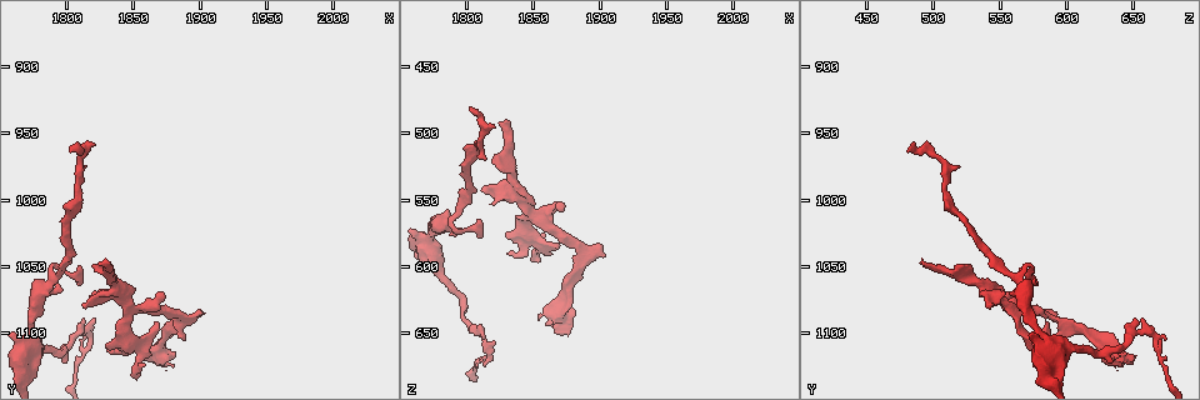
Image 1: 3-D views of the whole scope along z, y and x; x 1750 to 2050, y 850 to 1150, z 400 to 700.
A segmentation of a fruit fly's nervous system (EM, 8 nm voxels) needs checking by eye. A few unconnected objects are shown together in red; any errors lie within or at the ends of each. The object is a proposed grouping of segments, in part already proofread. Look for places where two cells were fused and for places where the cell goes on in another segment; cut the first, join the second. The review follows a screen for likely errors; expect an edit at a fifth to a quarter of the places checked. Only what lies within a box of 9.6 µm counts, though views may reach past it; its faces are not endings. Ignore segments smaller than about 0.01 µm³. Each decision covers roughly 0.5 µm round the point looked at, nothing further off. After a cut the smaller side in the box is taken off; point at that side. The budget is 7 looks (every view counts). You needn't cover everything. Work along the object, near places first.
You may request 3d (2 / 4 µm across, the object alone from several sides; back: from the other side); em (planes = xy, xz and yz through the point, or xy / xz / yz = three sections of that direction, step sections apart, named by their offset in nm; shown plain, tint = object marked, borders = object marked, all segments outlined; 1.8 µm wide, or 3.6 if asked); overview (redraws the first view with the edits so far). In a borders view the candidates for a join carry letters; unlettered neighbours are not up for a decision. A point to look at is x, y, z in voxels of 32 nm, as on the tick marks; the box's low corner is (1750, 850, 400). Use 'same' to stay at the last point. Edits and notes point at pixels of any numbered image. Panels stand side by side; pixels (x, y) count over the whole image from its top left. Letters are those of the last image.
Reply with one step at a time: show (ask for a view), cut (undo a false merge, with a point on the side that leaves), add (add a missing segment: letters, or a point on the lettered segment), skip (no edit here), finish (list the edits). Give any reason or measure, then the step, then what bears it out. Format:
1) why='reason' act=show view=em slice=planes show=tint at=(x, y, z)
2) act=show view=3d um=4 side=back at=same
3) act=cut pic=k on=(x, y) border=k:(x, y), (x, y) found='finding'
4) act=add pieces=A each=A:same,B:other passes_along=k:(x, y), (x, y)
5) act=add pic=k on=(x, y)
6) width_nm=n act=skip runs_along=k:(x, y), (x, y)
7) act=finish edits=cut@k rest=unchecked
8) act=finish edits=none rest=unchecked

why='an open end' act=show view=3d um=2 at=(1828, 1044, 490)

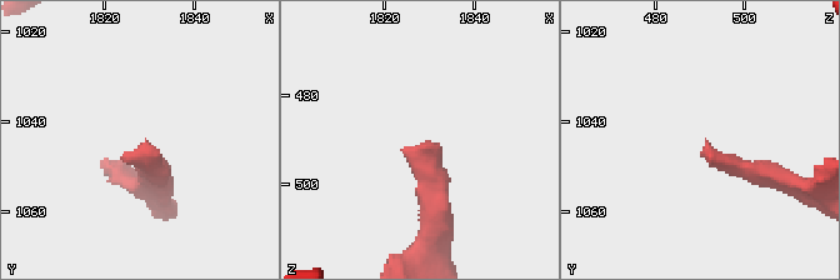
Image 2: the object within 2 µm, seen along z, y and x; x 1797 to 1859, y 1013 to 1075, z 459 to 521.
act=show view=em slice=yz step=16 show=tint at=(1828, 1044, 491)

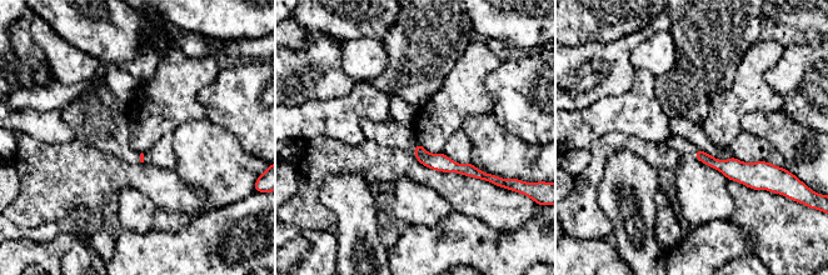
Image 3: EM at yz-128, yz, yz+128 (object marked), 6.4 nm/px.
act=show view=em slice=planes show=borders at=same

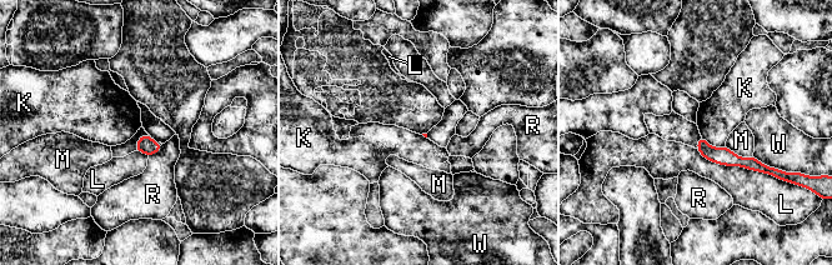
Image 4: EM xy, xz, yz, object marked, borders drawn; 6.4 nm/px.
act=skip each=K:other,L:other,M:other,R:other,W:other runs_along=4:(701, 141), (713, 154), (763, 169) found='none of them fits'

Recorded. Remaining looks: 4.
why='free end' act=show view=3d um=2 at=(1810, 1078, 542)

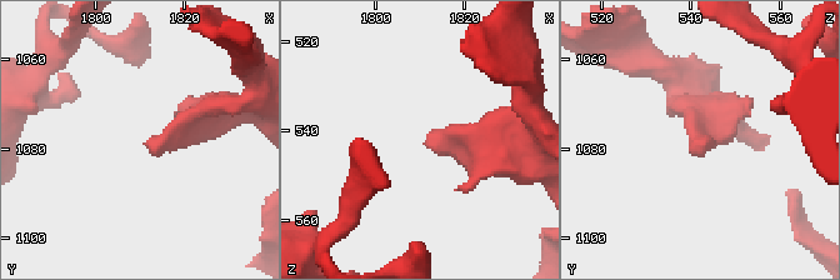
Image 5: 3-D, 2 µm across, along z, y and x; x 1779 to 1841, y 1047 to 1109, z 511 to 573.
why='need the tissue' act=show view=em slice=planes show=borders at=(1812, 1081, 542)

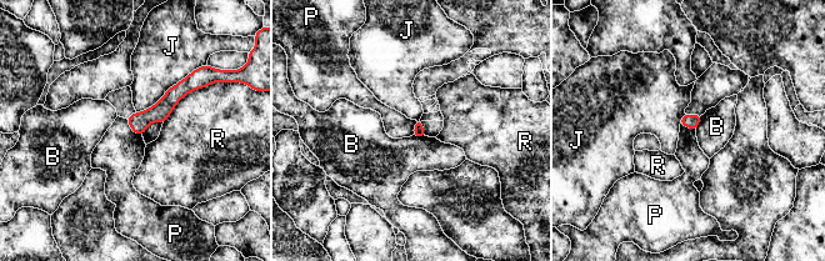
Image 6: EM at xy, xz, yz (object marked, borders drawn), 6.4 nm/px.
longest_contact=J:460nm act=skip each=B:other,J:other,P:other,R:other border=6:(125, 119), (129, 126), (141, 136) found='no lettered segment goes on from it'

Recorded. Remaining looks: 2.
act=show view=3d um=2 at=(1846, 1108, 580)

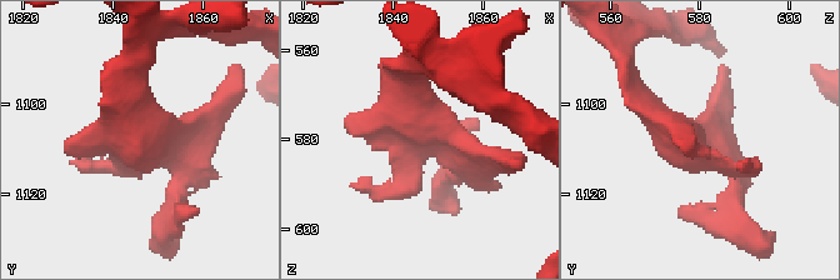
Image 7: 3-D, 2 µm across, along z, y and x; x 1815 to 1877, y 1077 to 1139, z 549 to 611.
act=show view=em slice=xz step=4 show=borders at=(1847, 1110, 578)

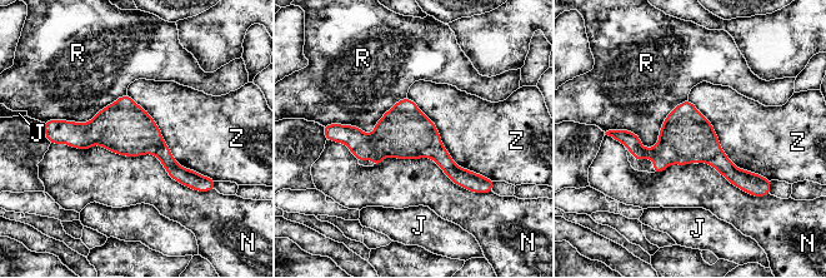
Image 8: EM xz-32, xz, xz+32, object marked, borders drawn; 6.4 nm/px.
width_nm=340 act=skip each=J:other,N:other,R:other,Z:other border=8:(50, 143), (154, 154), (203, 192) found='continuous, no second cell'

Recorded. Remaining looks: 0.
act=finish edits=none rest=unchecked

